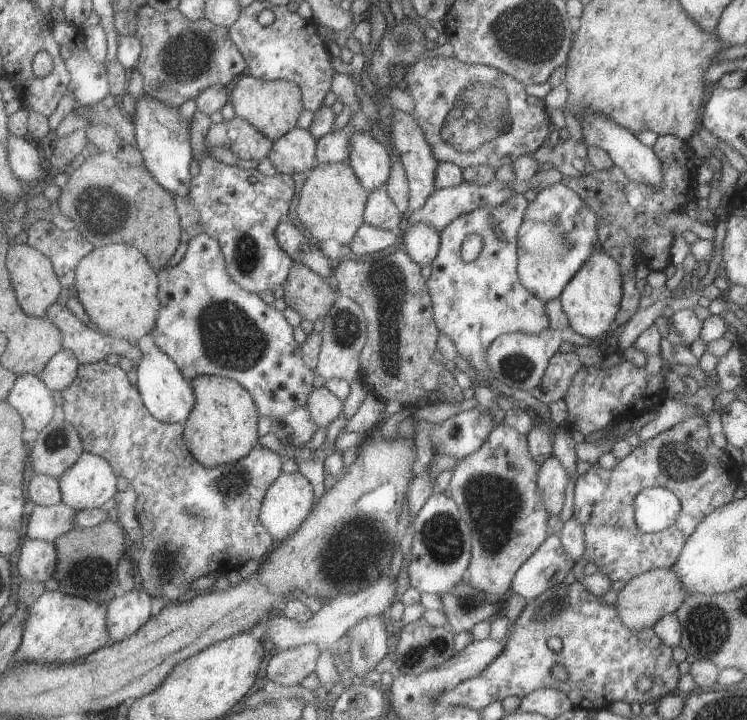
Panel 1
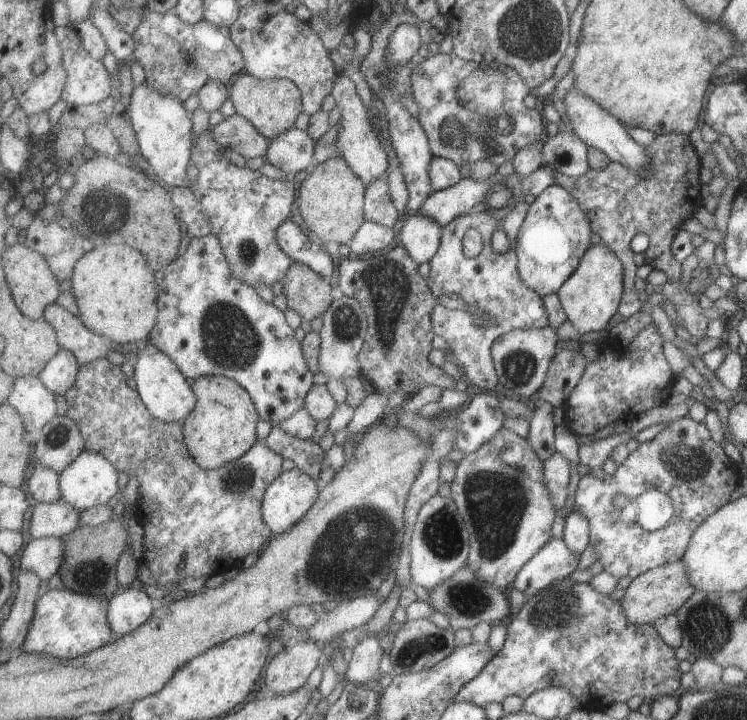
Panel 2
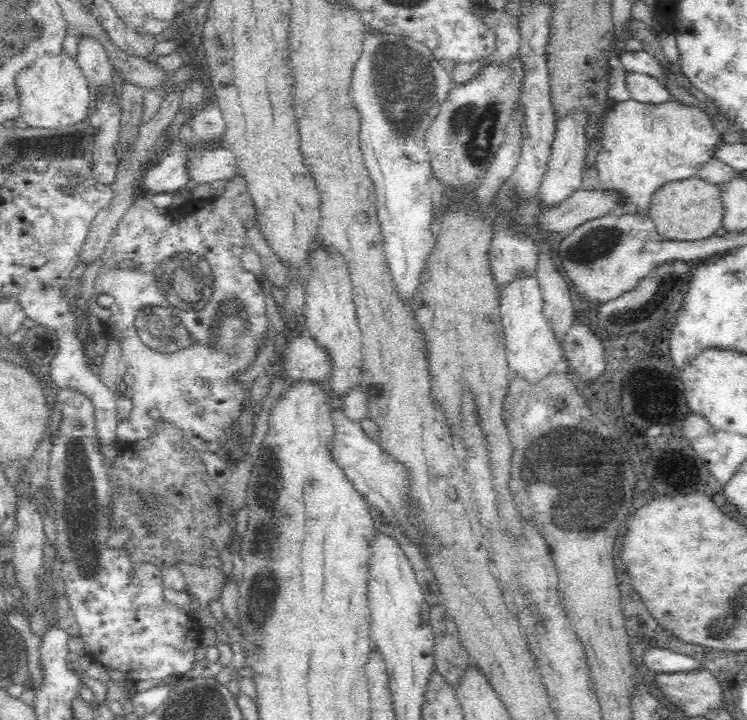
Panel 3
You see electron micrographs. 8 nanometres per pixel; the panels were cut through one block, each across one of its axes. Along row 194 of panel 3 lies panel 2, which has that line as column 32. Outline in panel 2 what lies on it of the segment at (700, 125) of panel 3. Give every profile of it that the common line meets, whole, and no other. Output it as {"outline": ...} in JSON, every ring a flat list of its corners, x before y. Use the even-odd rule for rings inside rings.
{"outline":[[67,588,47,591,38,600,23,651,74,659,112,643,116,638,109,622,109,605,110,599,106,596,73,592]]}

